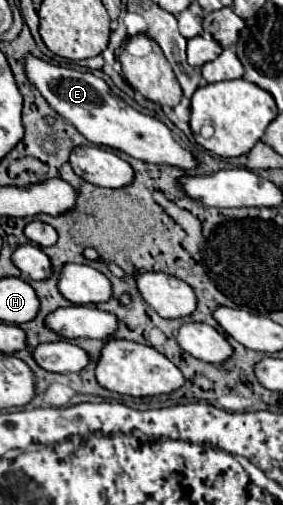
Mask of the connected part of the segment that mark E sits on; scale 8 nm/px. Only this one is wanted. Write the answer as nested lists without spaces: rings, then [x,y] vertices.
[[[32,55],[26,57],[26,75],[30,79],[32,85],[38,87],[38,91],[44,95],[44,99],[50,103],[50,107],[60,113],[66,121],[70,121],[90,143],[94,145],[104,145],[104,147],[112,147],[112,149],[118,149],[134,159],[140,159],[140,161],[146,161],[146,163],[158,163],[158,165],[172,165],[172,167],[178,167],[182,171],[190,171],[190,169],[196,169],[198,167],[198,159],[194,157],[194,153],[186,147],[182,147],[174,137],[172,137],[172,131],[158,119],[150,117],[150,115],[142,115],[140,111],[132,109],[130,105],[126,105],[118,95],[114,95],[108,87],[108,83],[92,73],[82,73],[82,71],[76,71],[76,69],[68,69],[68,67],[58,67],[58,65],[50,65],[42,59],[36,59]]]

